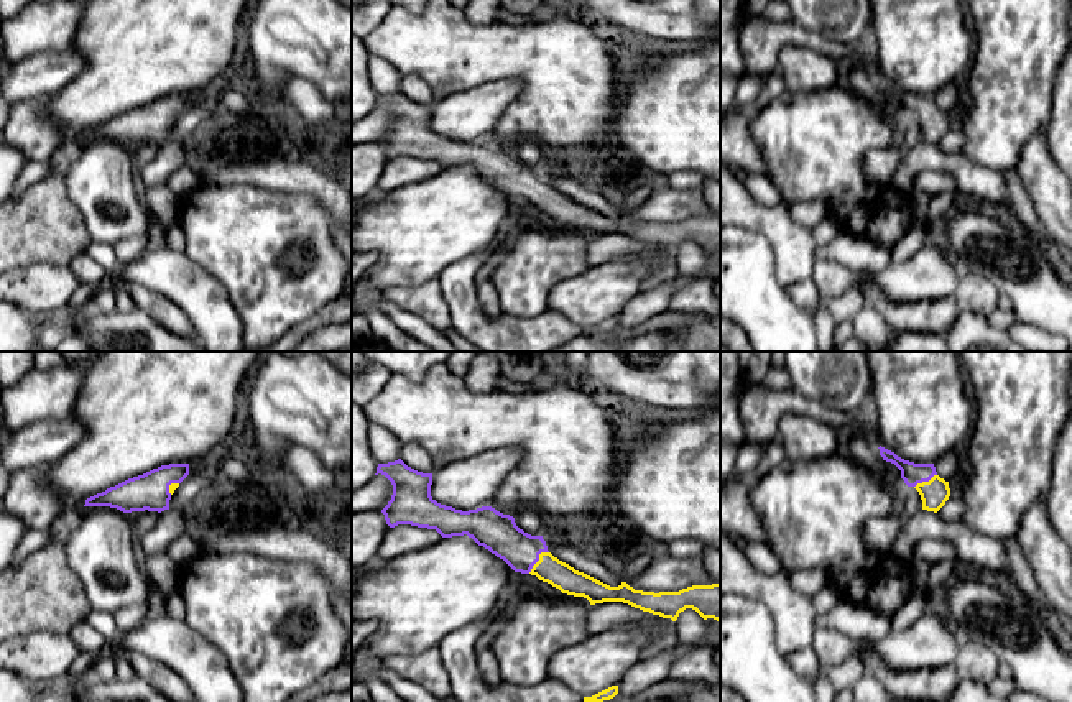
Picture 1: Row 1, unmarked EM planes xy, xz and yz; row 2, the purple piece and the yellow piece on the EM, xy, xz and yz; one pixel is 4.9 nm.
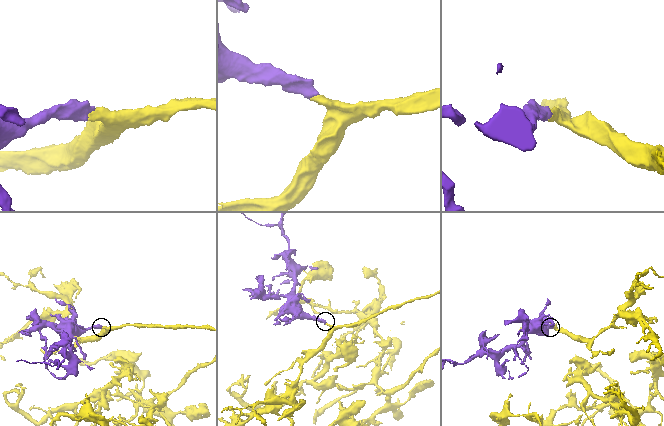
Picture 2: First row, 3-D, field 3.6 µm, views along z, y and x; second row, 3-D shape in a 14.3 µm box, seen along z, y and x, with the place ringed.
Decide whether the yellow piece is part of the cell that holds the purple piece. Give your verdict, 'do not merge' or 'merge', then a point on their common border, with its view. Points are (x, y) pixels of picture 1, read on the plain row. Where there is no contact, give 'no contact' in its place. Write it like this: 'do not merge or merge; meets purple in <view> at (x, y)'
merge; meets purple in xz at (538, 191)

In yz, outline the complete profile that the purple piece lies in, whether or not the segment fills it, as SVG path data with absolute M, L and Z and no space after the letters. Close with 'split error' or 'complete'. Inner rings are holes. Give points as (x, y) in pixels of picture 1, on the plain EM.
M881 77L878 81L883 92L894 95L901 102L904 115L919 123L922 141L937 145L945 136L950 128L949 113L937 107L934 95L914 95Z; split error

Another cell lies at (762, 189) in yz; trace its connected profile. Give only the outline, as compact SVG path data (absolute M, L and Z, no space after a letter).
M745 174L743 181L746 191L756 202L763 206L778 206L783 202L781 194L778 192L778 189L774 187L774 184L768 176Z

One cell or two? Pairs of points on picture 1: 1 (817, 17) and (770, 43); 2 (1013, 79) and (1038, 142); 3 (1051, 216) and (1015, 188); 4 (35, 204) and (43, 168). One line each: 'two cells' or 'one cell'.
1: two cells
2: two cells
3: two cells
4: two cells

